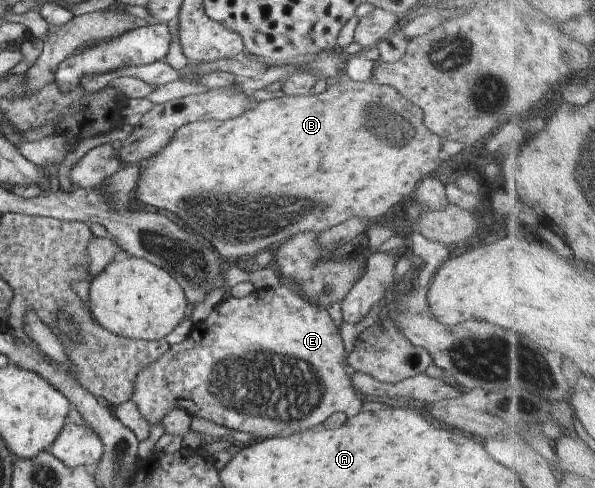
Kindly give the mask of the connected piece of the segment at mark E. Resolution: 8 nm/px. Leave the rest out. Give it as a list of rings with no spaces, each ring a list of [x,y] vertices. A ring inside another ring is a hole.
[[[286,283],[270,284],[263,289],[251,292],[245,298],[235,299],[230,297],[229,300],[223,300],[218,303],[207,314],[205,320],[192,324],[189,333],[182,342],[173,344],[169,347],[169,350],[161,354],[161,358],[157,358],[155,362],[147,364],[147,368],[137,372],[137,378],[135,378],[135,384],[133,384],[135,388],[129,400],[137,406],[139,414],[145,418],[149,426],[153,426],[153,422],[162,420],[164,414],[169,409],[178,408],[191,416],[196,415],[219,426],[232,429],[234,434],[236,432],[249,433],[254,438],[253,440],[258,437],[259,440],[263,440],[265,438],[279,437],[282,430],[285,434],[307,430],[311,426],[315,426],[315,424],[321,424],[325,418],[329,417],[331,412],[341,412],[347,417],[360,413],[359,408],[361,408],[362,402],[358,397],[359,392],[353,390],[353,386],[351,386],[353,382],[351,382],[349,376],[351,376],[352,372],[346,364],[347,356],[343,342],[341,336],[337,334],[336,324],[333,323],[333,319],[327,314],[325,307],[317,306],[307,296],[304,296]]]

